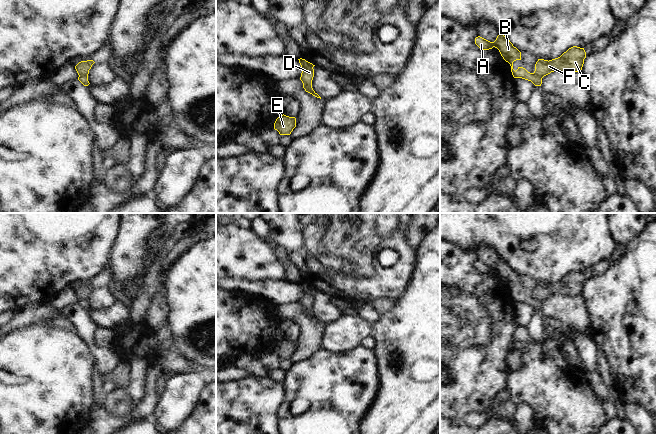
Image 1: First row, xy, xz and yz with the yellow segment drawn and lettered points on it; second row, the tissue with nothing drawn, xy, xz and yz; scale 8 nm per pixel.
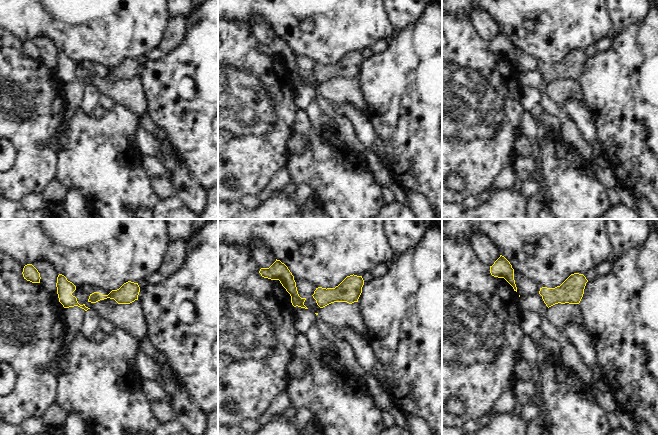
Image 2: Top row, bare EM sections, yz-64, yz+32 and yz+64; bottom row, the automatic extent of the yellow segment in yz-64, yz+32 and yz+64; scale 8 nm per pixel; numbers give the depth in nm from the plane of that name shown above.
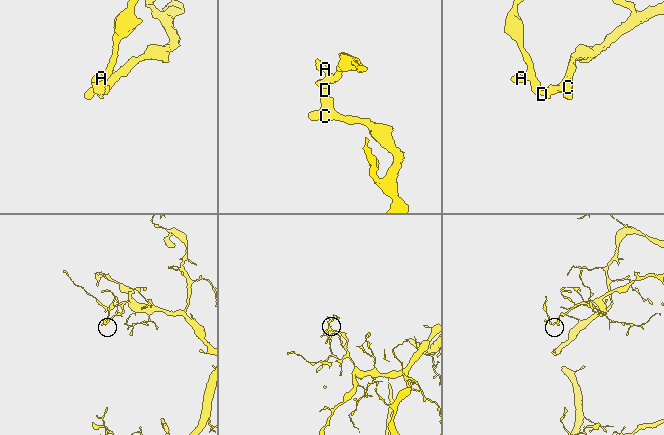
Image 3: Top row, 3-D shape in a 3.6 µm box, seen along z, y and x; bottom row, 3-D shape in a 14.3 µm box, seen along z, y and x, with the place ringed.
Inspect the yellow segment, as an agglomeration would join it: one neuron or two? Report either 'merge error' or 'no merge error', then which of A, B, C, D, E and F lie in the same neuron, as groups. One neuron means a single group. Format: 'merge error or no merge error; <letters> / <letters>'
merge error; A B D / C E F

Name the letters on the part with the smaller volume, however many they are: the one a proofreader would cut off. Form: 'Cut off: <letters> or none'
Cut off: A, B, D

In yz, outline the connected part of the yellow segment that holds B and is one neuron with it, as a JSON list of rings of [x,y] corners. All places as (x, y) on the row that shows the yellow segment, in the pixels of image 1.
[[[499,33],[494,42],[490,42],[478,36],[475,38],[475,44],[483,50],[489,50],[493,47],[497,48],[503,59],[510,64],[511,72],[514,78],[522,78],[531,81],[535,86],[541,86],[541,77],[535,75],[534,73],[528,72],[523,67],[518,67],[516,71],[513,69],[513,62],[516,60],[521,60],[521,52],[514,47],[510,40],[503,34]]]

